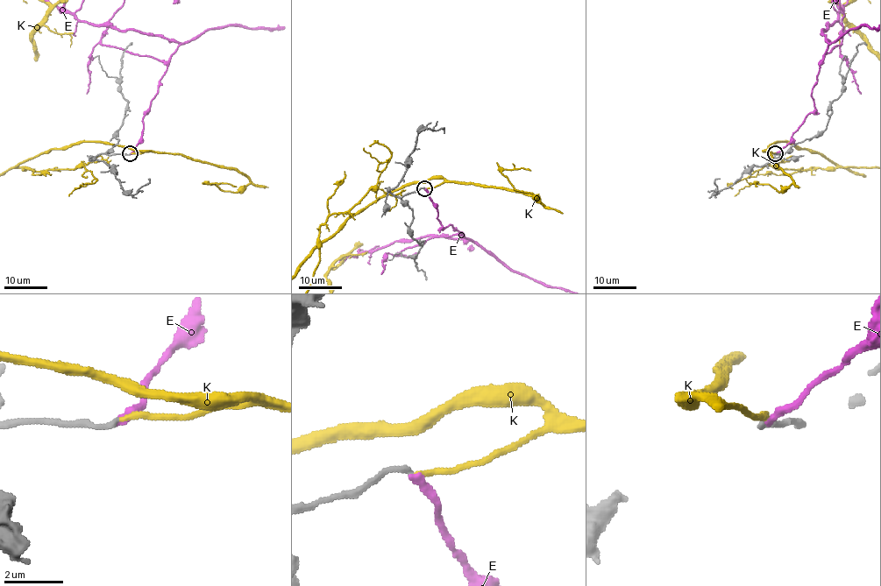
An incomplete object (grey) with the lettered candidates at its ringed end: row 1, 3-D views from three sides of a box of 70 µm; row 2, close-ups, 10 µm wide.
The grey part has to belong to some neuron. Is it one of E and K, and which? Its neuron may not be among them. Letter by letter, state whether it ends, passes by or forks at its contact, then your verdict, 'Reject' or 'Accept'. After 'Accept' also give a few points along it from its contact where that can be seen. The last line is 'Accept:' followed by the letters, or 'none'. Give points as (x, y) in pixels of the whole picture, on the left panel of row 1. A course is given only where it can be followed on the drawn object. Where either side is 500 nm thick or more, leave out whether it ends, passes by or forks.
E: It ends there. Reject
K: It ends there. Accept
Accept: K

